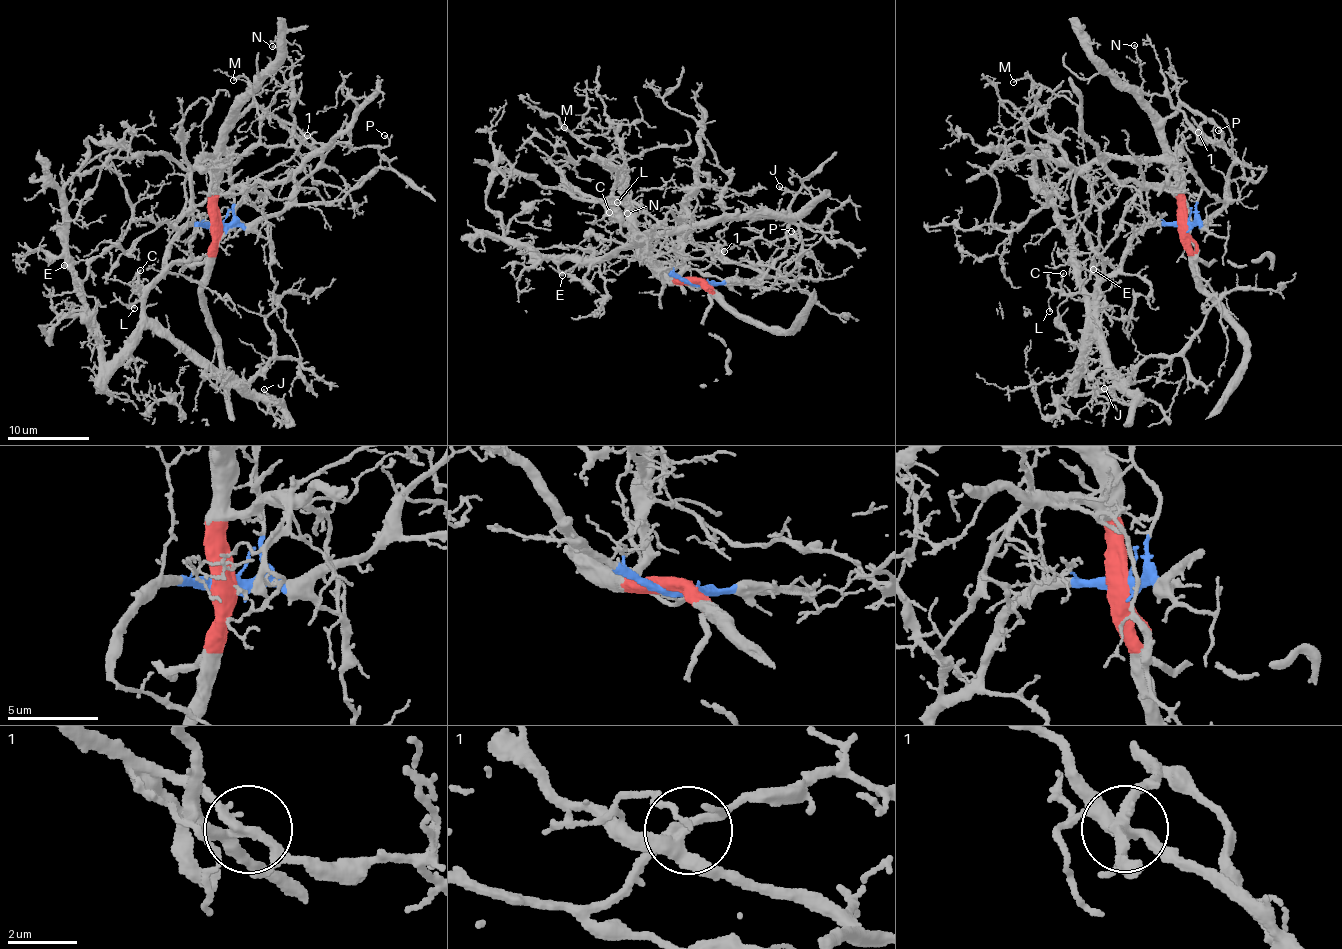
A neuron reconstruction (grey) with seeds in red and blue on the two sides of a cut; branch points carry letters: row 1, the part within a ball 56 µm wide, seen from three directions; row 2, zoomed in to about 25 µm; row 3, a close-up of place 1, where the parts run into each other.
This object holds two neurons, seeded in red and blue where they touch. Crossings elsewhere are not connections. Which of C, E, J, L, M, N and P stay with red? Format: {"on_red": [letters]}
{"on_red": ["M", "N", "P"]}

